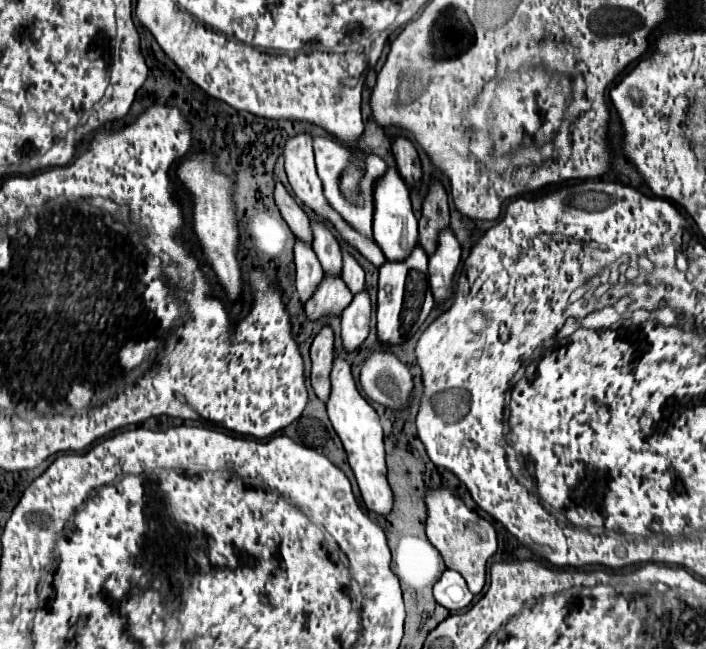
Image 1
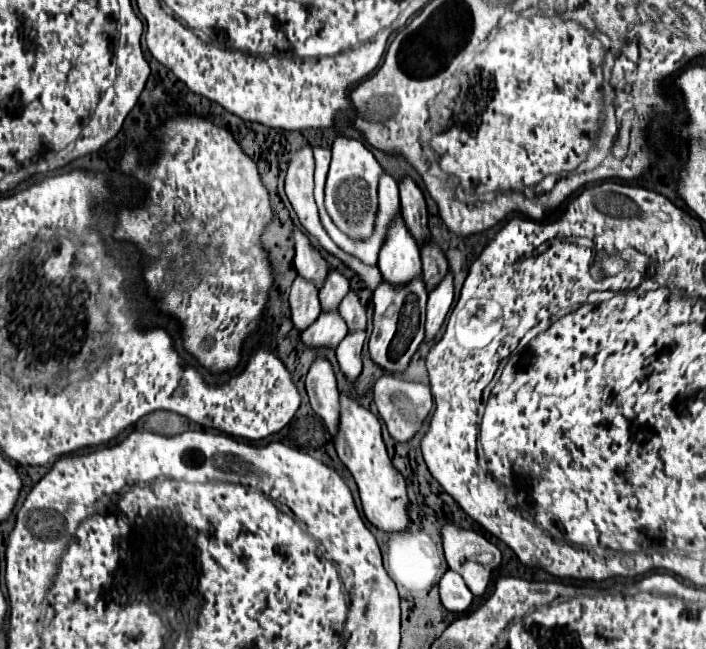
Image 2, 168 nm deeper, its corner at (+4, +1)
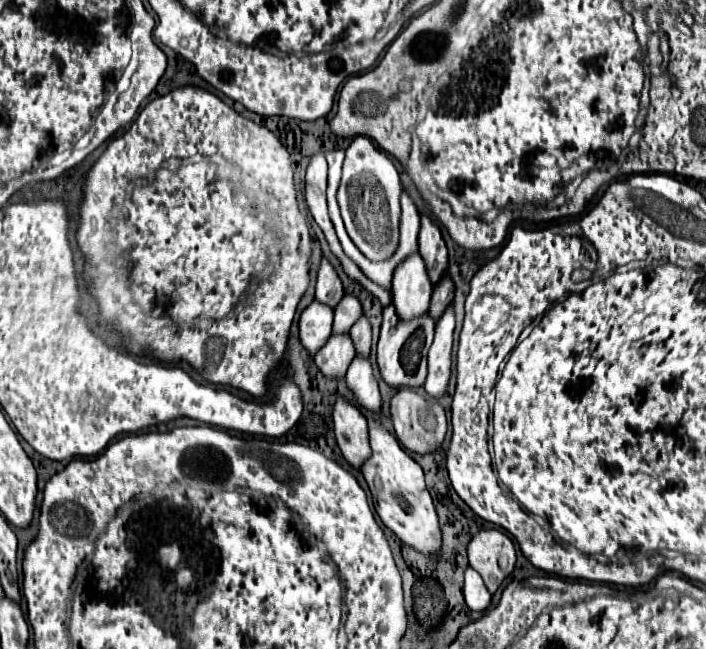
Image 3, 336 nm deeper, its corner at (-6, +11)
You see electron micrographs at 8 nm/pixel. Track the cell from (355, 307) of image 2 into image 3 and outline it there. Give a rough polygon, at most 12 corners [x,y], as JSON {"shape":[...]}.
{"shape":[[362,316],[350,330],[358,356],[370,354],[372,330]]}

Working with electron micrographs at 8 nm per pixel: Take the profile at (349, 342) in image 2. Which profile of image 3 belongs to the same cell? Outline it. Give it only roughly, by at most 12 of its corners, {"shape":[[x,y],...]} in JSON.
{"shape":[[356,356],[346,384],[362,408],[382,414],[368,358]]}

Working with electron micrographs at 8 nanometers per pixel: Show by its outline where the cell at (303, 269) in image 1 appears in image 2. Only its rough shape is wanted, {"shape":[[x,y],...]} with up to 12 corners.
{"shape":[[296,276],[292,322],[302,332],[320,314],[318,290]]}

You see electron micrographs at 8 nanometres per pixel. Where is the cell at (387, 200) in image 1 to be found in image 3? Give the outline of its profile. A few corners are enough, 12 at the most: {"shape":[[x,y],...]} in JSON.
{"shape":[[420,254],[394,270],[394,308],[404,320],[424,316],[432,284]]}

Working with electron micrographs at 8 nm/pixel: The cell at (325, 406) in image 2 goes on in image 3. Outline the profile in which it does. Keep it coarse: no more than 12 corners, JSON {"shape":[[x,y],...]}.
{"shape":[[344,398],[334,406],[334,434],[352,468],[372,454],[364,414]]}

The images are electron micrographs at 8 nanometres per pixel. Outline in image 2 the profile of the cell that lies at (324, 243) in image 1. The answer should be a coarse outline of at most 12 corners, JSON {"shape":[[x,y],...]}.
{"shape":[[328,268],[328,278],[320,288],[324,310],[338,308],[350,288],[348,278],[336,268]]}

